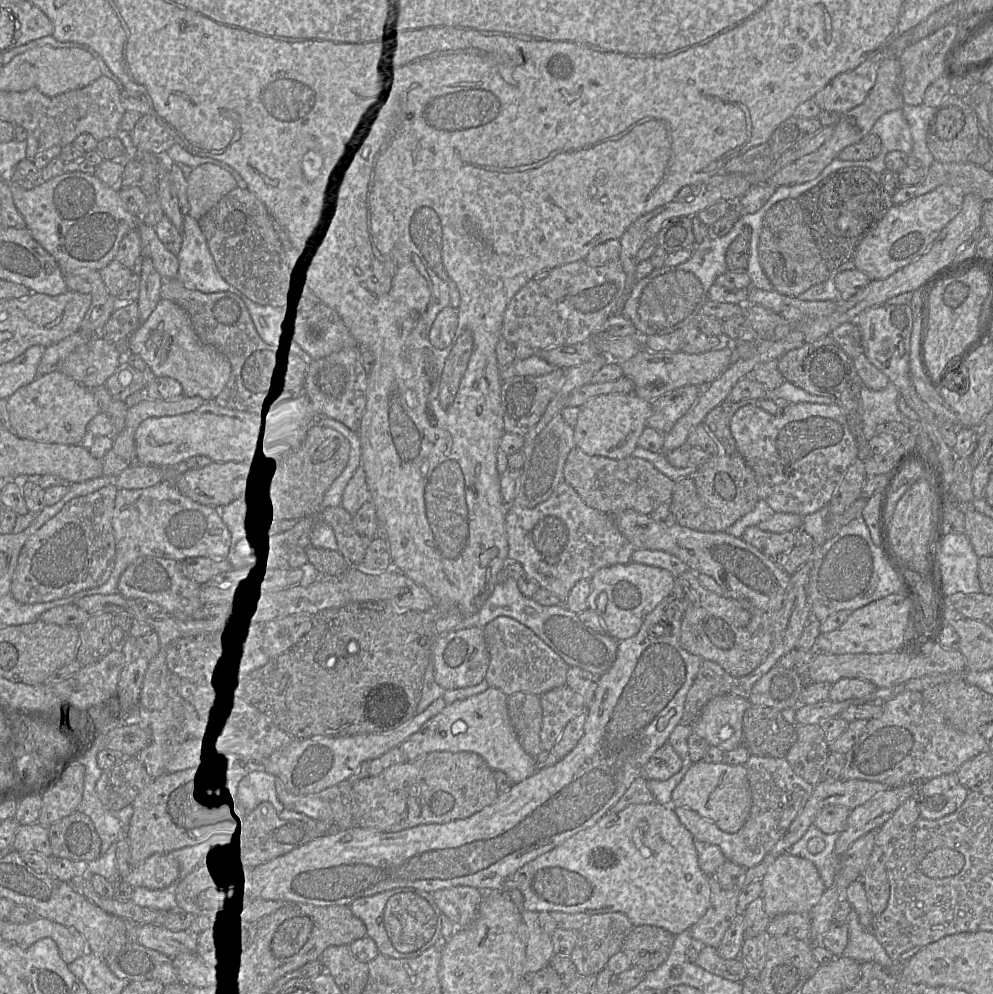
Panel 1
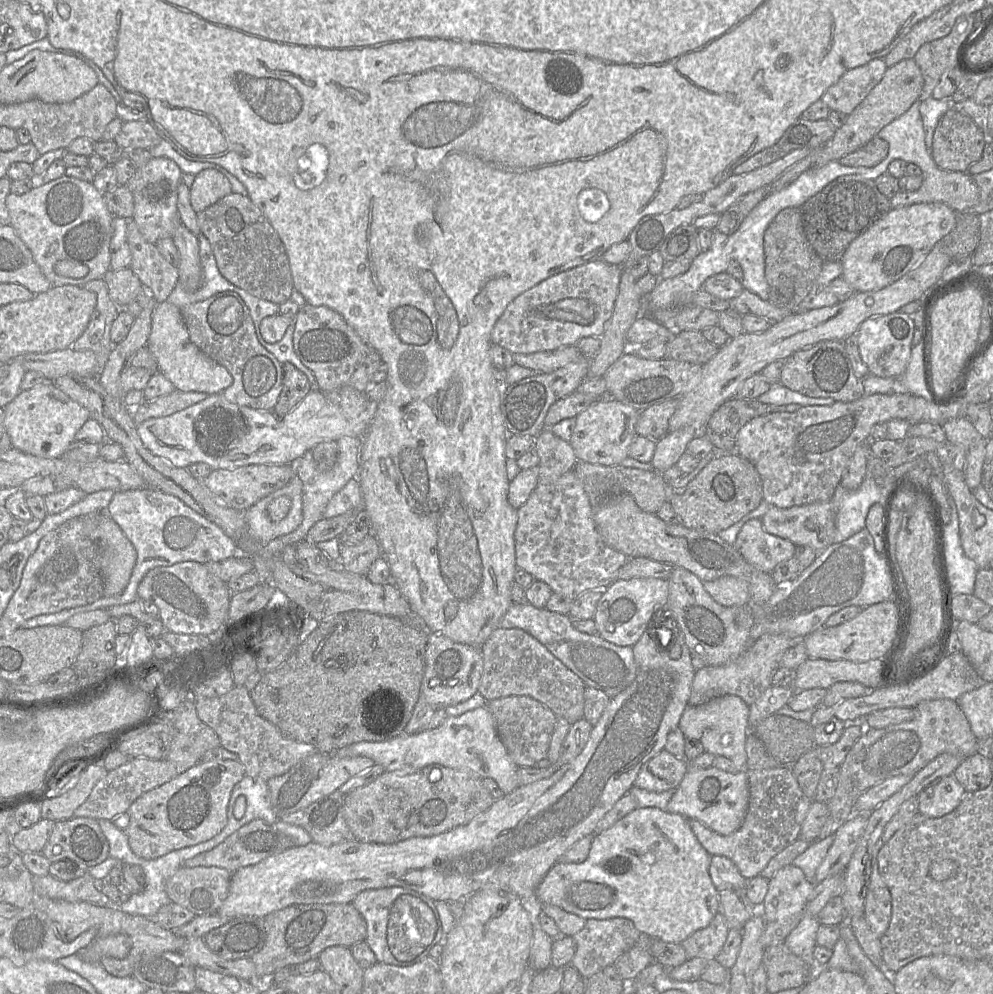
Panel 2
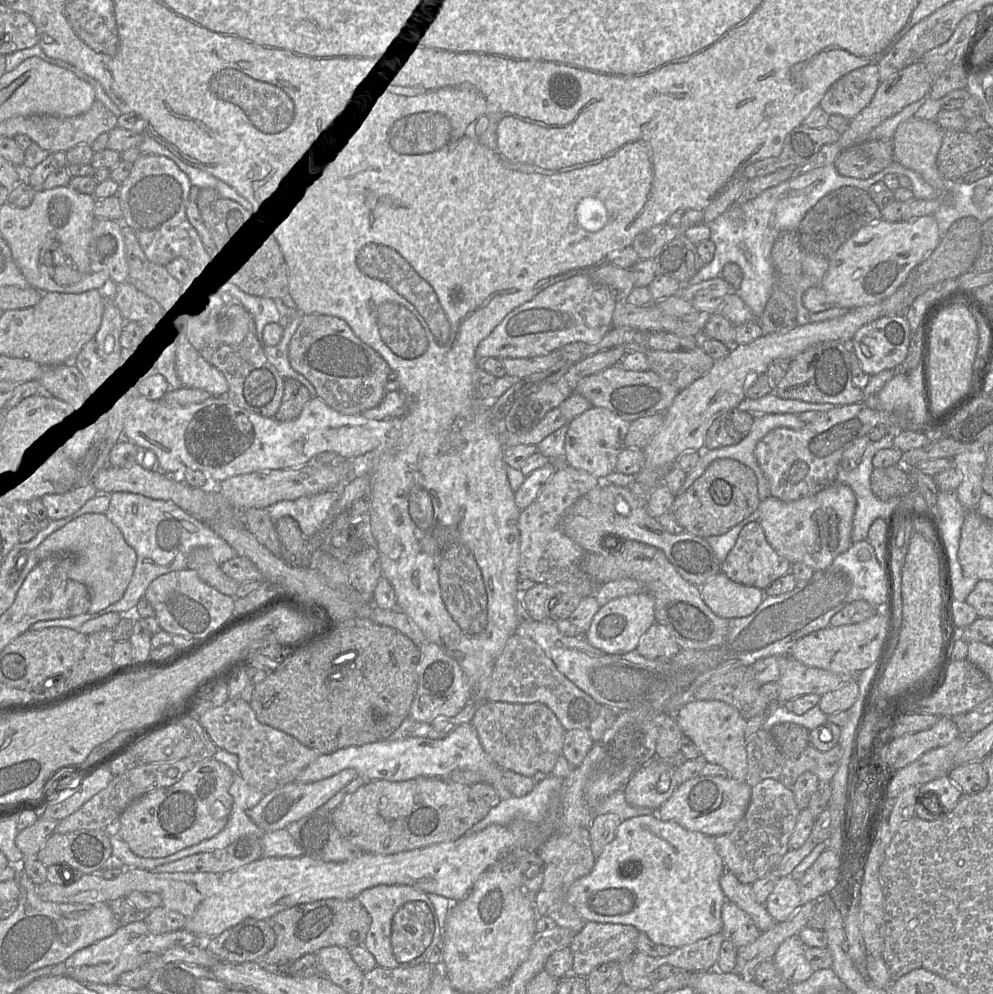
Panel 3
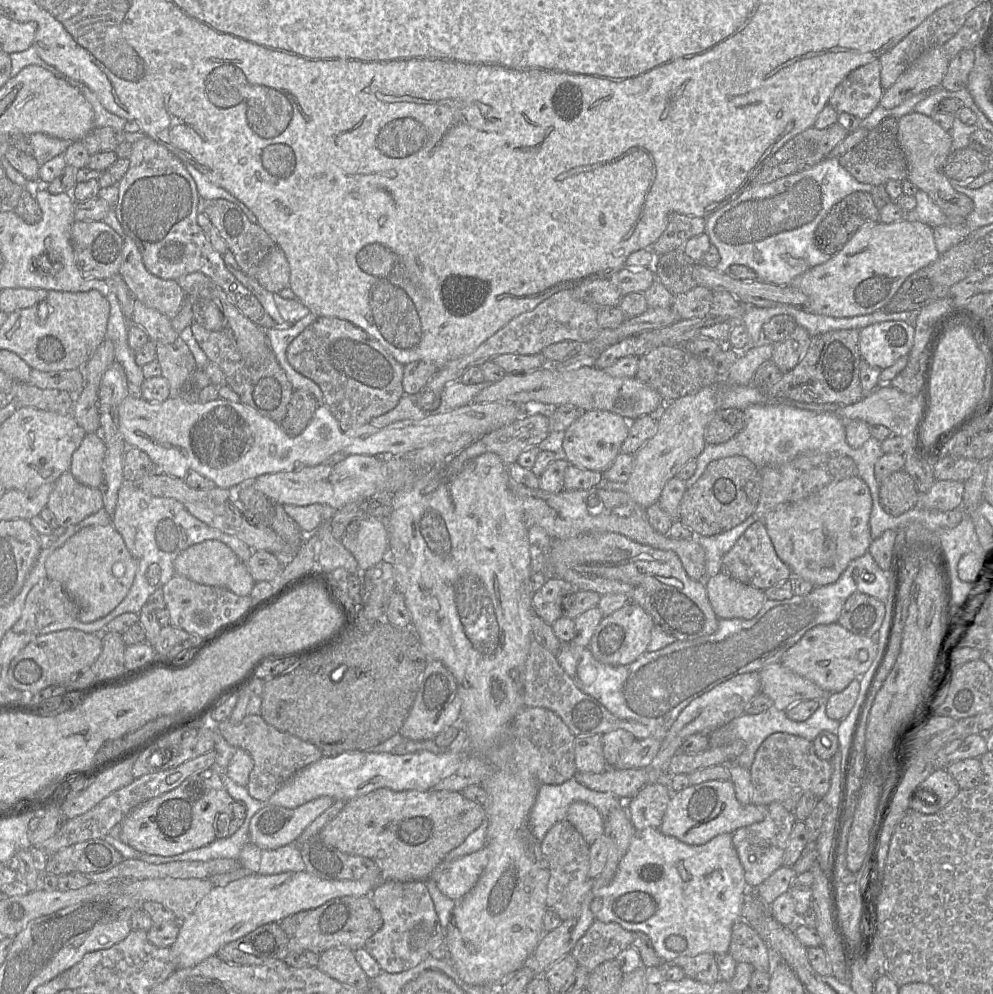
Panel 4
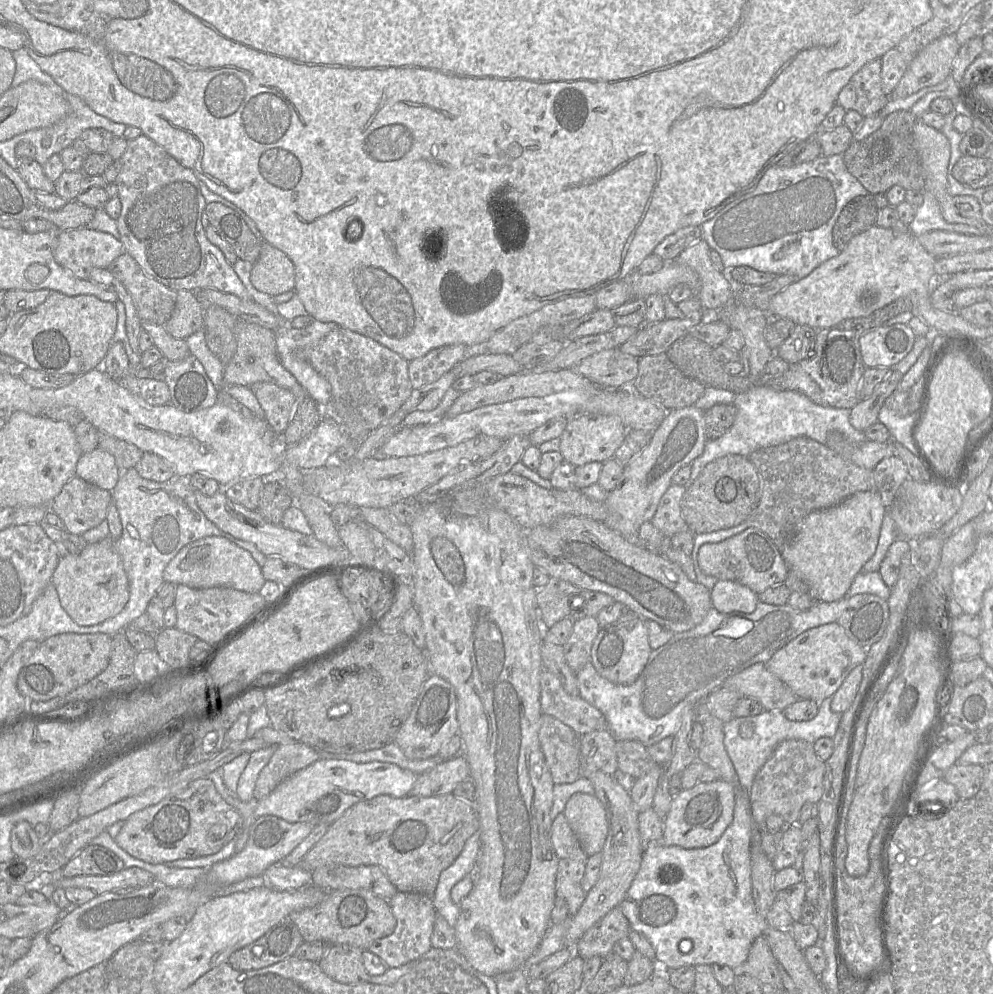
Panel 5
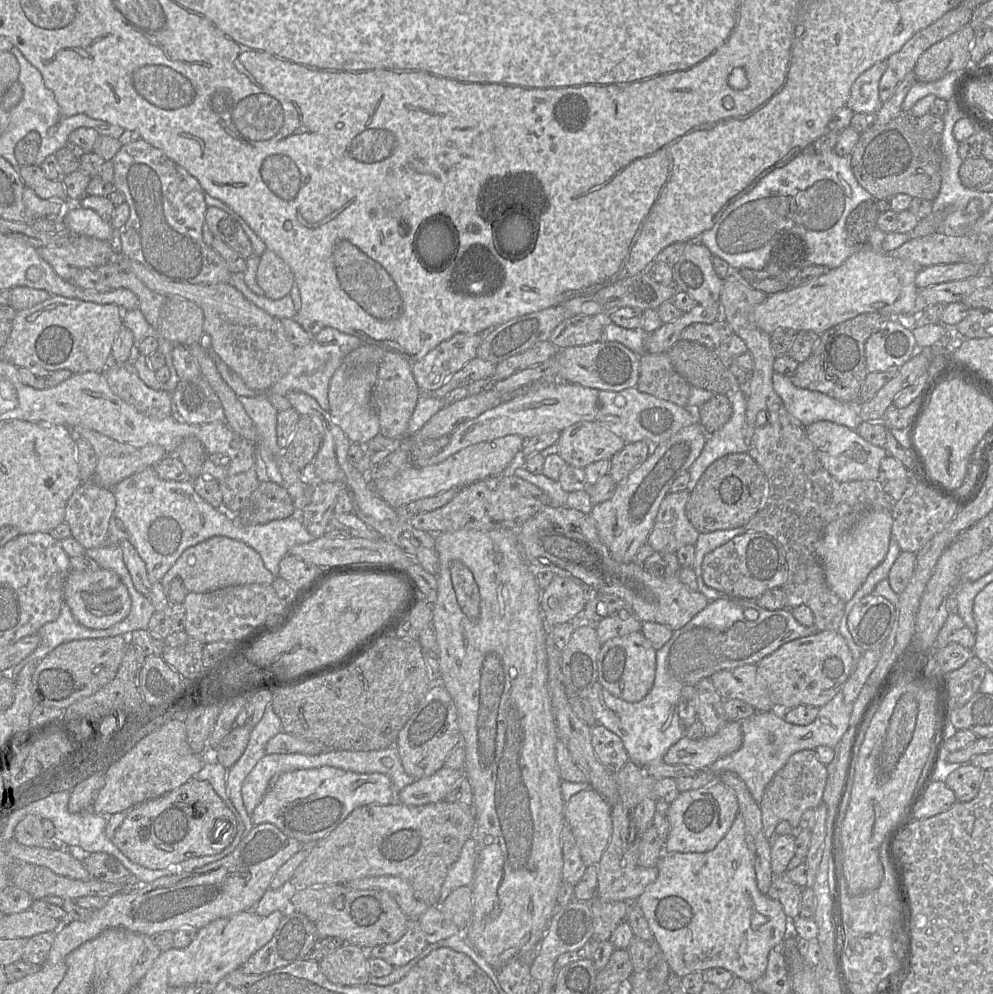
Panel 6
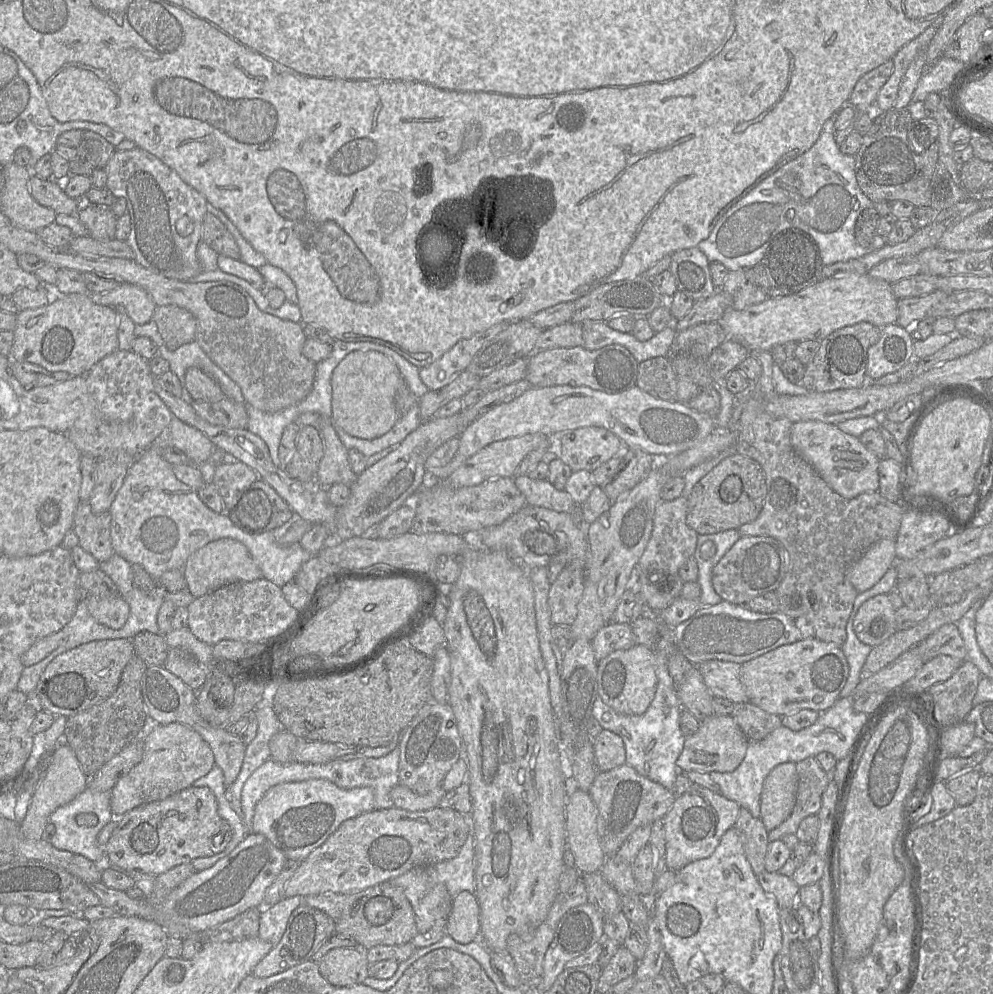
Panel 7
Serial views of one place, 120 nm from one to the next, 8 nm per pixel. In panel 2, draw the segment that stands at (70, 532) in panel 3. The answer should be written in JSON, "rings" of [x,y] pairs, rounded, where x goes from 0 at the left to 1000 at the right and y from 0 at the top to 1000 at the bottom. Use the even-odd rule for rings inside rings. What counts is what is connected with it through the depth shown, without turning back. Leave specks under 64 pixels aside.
{"rings":[[[94,515],[98,529],[91,541],[100,550],[100,572],[103,578],[105,600],[124,596],[132,580],[138,555],[131,543],[108,515]]]}

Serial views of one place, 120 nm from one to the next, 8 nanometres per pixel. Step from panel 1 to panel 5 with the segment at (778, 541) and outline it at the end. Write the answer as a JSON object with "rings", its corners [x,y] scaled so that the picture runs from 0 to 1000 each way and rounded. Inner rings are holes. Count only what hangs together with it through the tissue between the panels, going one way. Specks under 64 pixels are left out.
{"rings":[[[758,530],[727,545],[707,548],[703,555],[703,568],[709,577],[742,586],[763,599],[774,591],[790,587],[795,574],[777,542]]]}

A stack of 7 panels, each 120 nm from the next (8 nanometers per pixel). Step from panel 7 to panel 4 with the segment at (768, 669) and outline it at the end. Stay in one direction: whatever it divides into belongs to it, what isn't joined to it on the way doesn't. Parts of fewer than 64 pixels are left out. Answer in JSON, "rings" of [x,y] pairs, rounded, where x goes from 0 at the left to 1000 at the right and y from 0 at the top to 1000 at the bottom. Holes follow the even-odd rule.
{"rings":[[[842,626],[814,634],[788,659],[784,666],[827,693],[841,697],[850,694],[862,681],[867,681],[882,661],[884,647],[881,642],[860,638]]]}

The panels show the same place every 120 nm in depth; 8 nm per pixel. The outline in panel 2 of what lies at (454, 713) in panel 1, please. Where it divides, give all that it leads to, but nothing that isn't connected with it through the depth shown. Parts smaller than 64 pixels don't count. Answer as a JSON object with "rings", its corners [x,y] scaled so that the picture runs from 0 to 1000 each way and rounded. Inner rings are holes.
{"rings":[[[489,709],[463,720],[450,721],[445,729],[437,733],[415,739],[404,738],[389,745],[358,747],[340,754],[334,760],[340,763],[371,762],[388,776],[405,779],[414,779],[431,770],[442,769],[482,782],[495,783],[509,799],[522,792],[522,771],[515,765],[502,741],[496,719]]]}

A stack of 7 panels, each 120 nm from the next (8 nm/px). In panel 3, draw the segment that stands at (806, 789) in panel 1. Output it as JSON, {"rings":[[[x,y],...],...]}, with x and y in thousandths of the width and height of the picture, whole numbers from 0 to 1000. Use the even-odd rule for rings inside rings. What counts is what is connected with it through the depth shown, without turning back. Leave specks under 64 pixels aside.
{"rings":[[[769,784],[756,795],[752,816],[739,834],[717,842],[731,874],[747,888],[755,890],[776,877],[794,857],[795,844],[807,816],[802,810],[799,796],[782,785]]]}

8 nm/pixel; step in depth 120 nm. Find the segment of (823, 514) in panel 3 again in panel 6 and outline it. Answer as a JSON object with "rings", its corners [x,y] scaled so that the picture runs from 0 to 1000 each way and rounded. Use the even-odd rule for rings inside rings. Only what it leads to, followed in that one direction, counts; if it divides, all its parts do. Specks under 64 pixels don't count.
{"rings":[[[875,514],[852,536],[830,536],[823,549],[823,561],[836,594],[851,607],[865,594],[876,575],[892,560],[898,539],[898,516]]]}

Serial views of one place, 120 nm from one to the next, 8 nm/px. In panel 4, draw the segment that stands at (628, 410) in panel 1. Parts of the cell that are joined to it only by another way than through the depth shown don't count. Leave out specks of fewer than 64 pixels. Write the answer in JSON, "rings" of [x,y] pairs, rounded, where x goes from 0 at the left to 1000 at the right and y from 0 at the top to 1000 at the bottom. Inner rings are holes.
{"rings":[[[586,413],[568,436],[565,459],[575,468],[607,476],[624,456],[633,436],[633,426],[628,420],[614,413]]]}

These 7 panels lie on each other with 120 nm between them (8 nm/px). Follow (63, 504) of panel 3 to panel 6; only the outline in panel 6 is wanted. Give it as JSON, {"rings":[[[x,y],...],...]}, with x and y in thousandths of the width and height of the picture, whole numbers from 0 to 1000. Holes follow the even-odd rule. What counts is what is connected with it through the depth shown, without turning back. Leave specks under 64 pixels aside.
{"rings":[[[95,484],[83,485],[68,502],[64,524],[69,527],[73,540],[85,551],[98,551],[107,545],[112,518],[117,509],[113,492],[104,491]]]}

